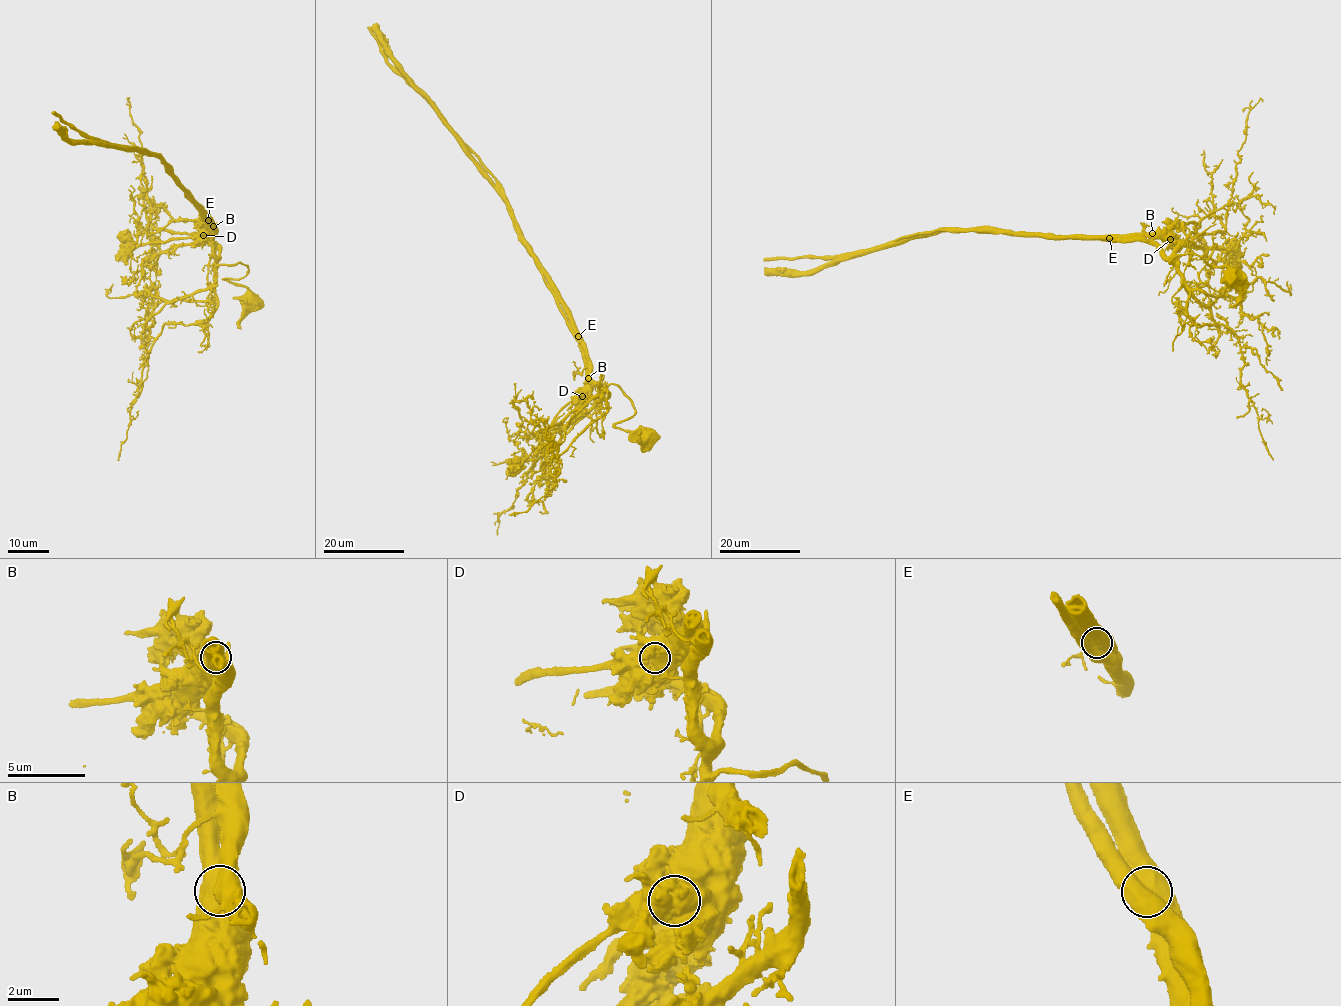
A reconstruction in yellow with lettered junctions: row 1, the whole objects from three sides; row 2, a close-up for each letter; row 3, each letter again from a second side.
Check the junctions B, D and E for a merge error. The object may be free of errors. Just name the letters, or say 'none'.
E

